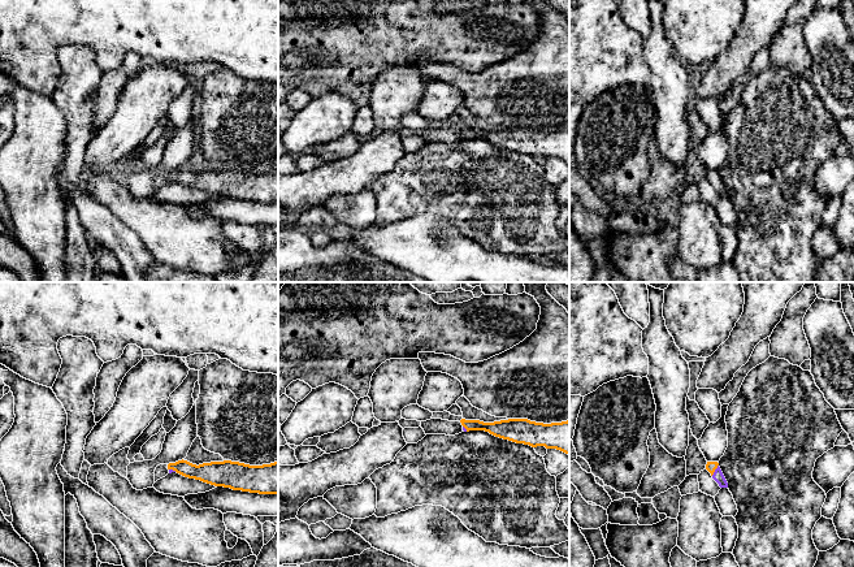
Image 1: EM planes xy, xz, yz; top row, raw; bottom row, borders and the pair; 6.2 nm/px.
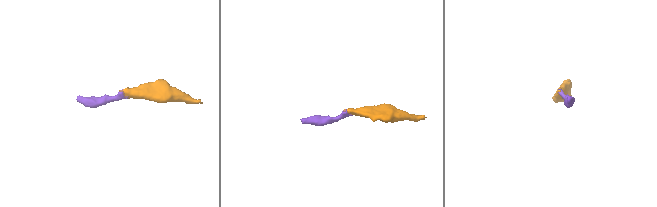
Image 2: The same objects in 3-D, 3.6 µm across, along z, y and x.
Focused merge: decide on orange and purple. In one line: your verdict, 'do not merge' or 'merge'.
merge

